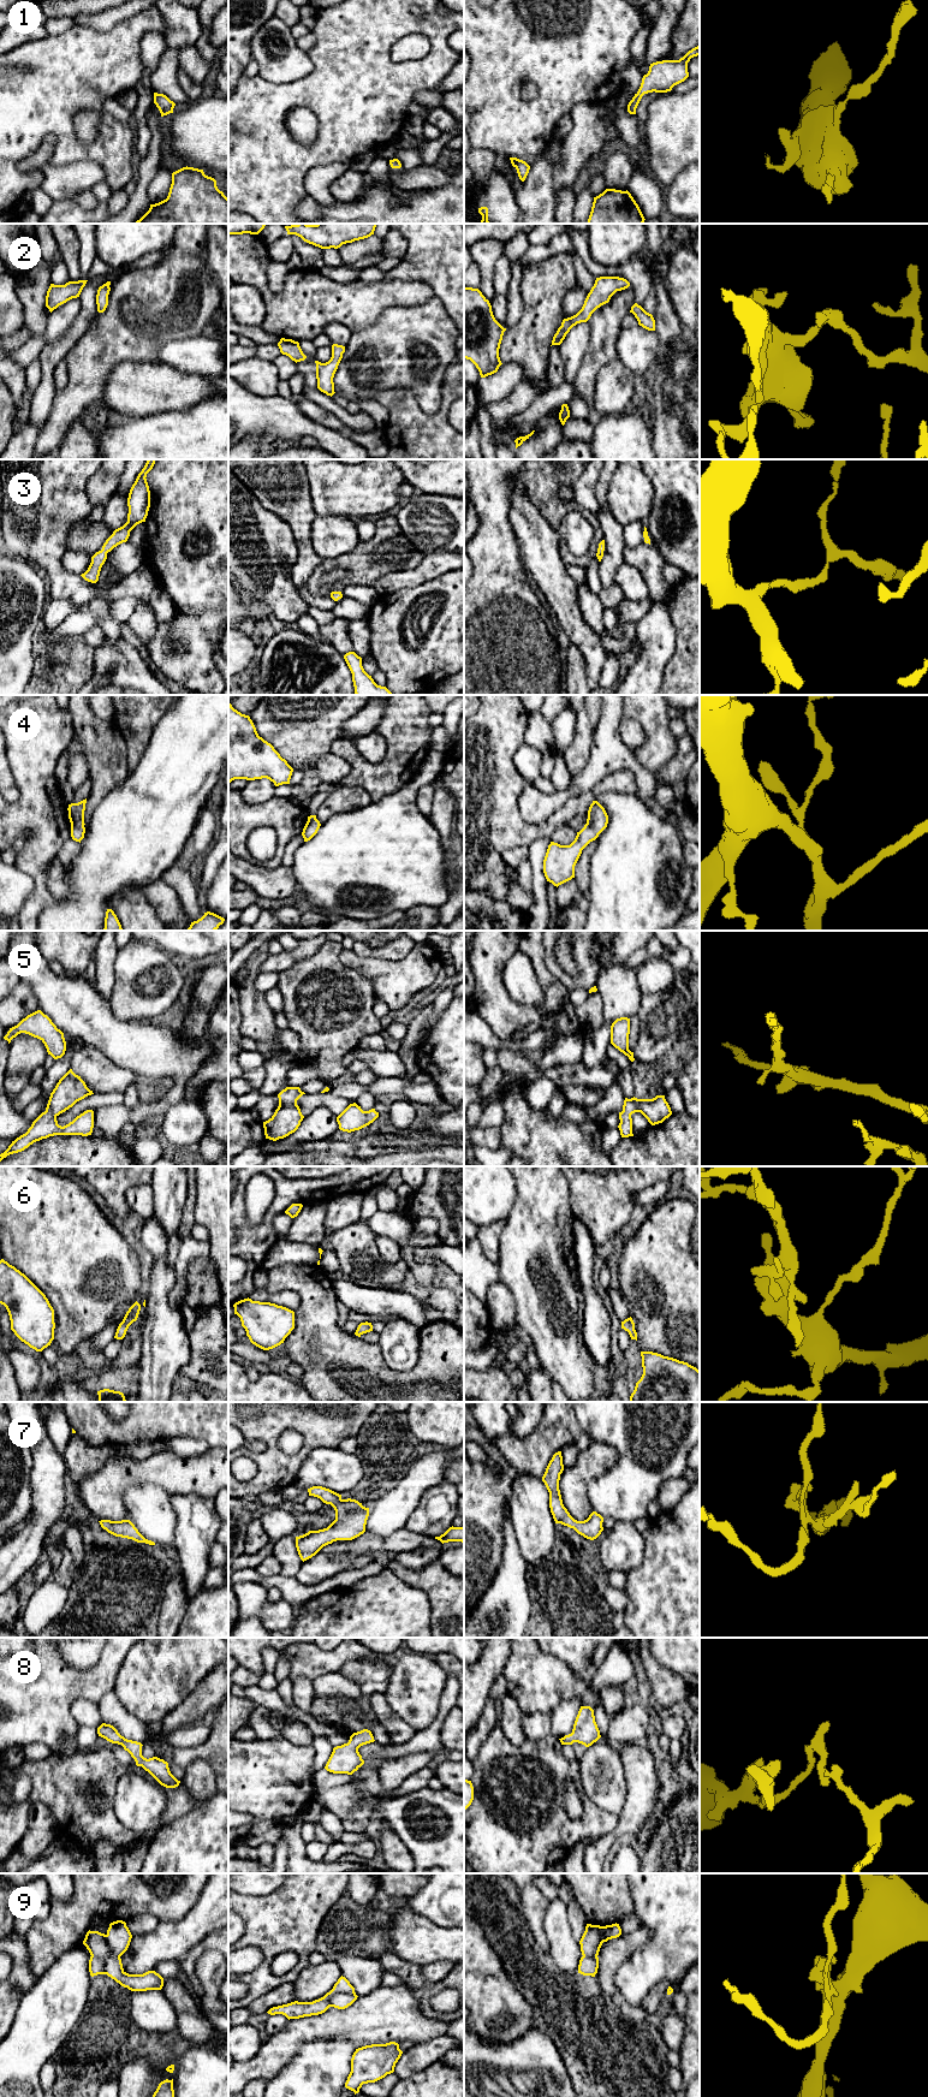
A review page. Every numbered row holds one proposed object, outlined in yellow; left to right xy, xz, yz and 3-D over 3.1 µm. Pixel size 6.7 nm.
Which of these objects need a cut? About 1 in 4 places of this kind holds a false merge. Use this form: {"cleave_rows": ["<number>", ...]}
{"cleave_rows": ["9"]}

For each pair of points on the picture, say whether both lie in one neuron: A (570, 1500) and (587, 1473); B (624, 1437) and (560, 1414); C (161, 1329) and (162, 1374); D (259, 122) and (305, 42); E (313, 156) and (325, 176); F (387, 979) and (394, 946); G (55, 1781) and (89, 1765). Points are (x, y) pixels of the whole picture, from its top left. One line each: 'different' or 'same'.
A: same
B: different
C: same
D: different
E: different
F: different
G: same

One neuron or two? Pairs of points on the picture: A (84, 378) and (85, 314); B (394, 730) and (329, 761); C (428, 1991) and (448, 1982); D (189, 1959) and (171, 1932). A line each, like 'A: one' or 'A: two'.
A: two
B: two
C: one
D: two

